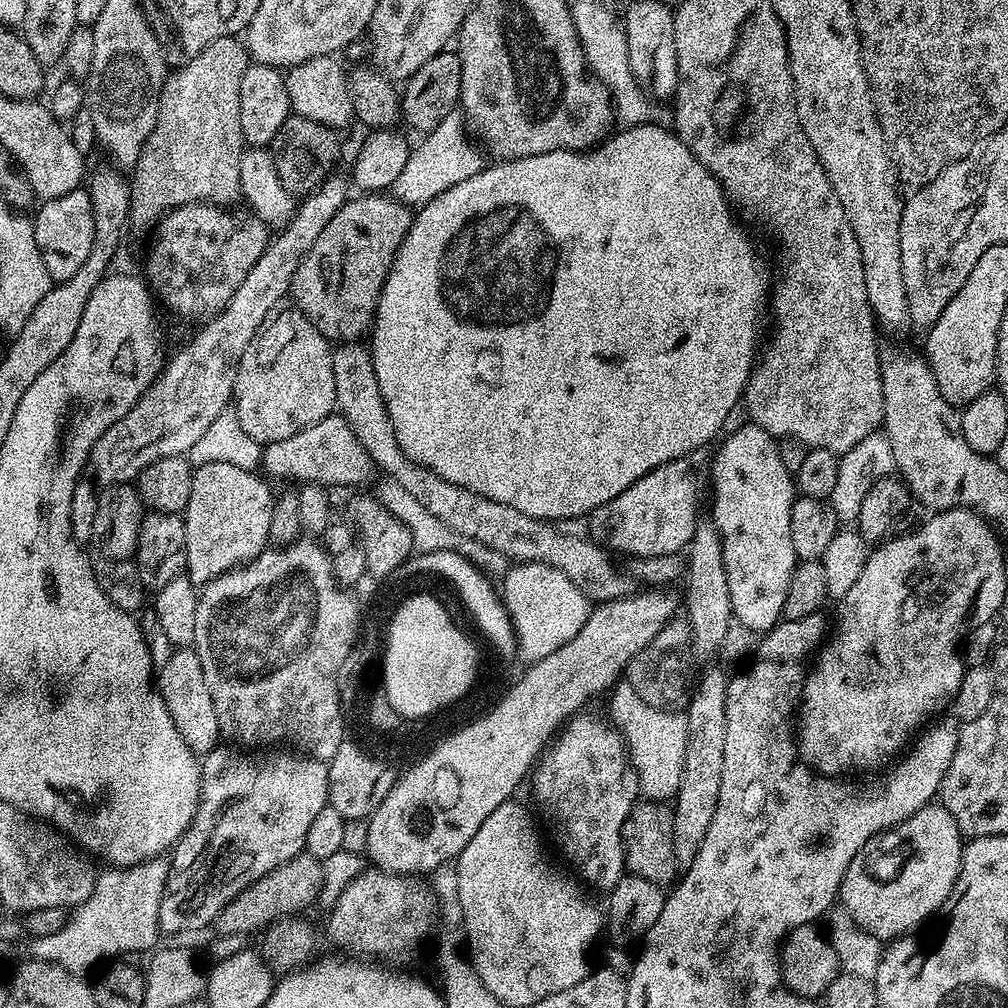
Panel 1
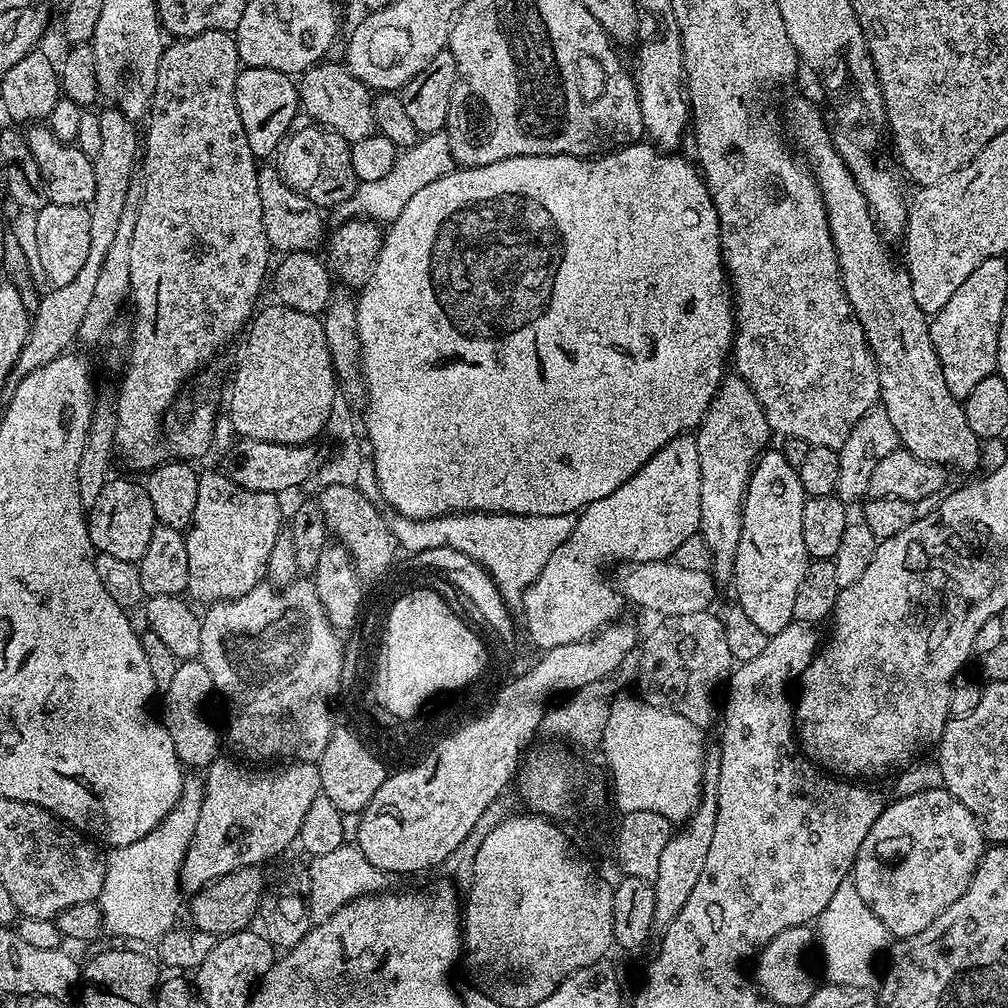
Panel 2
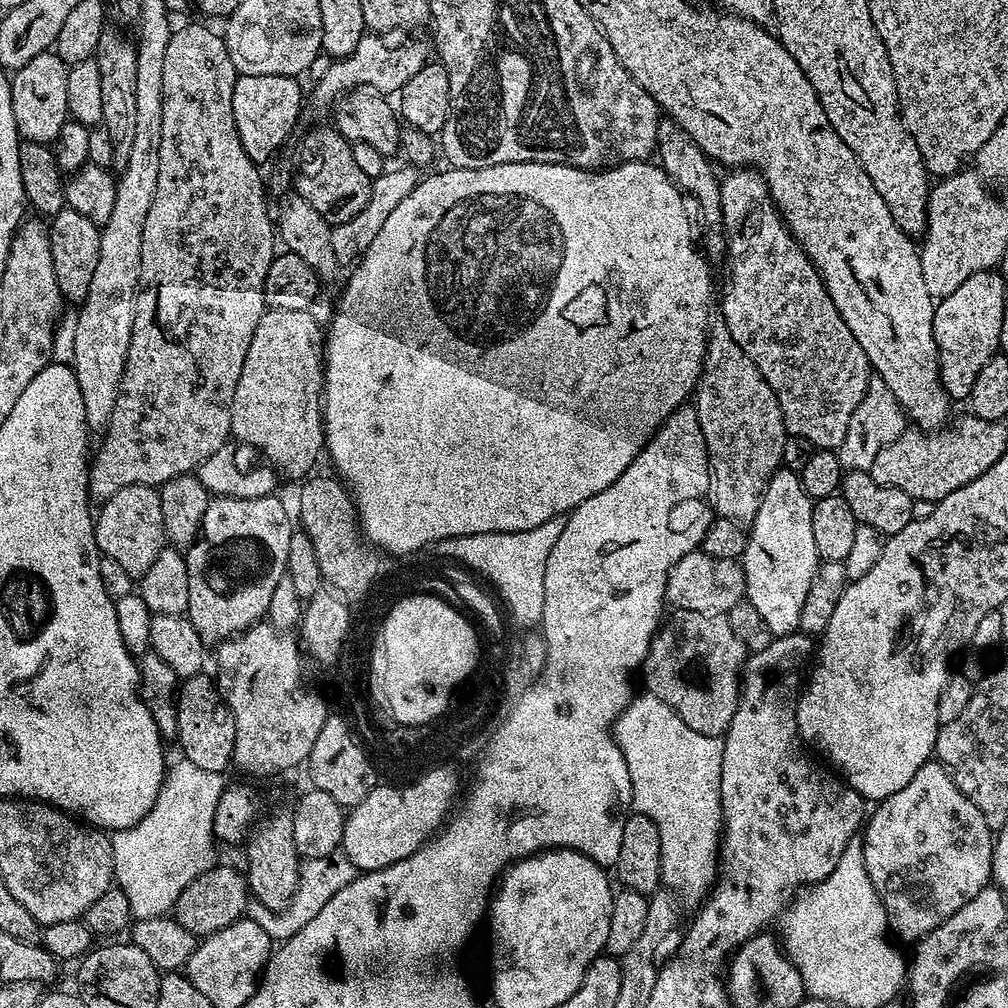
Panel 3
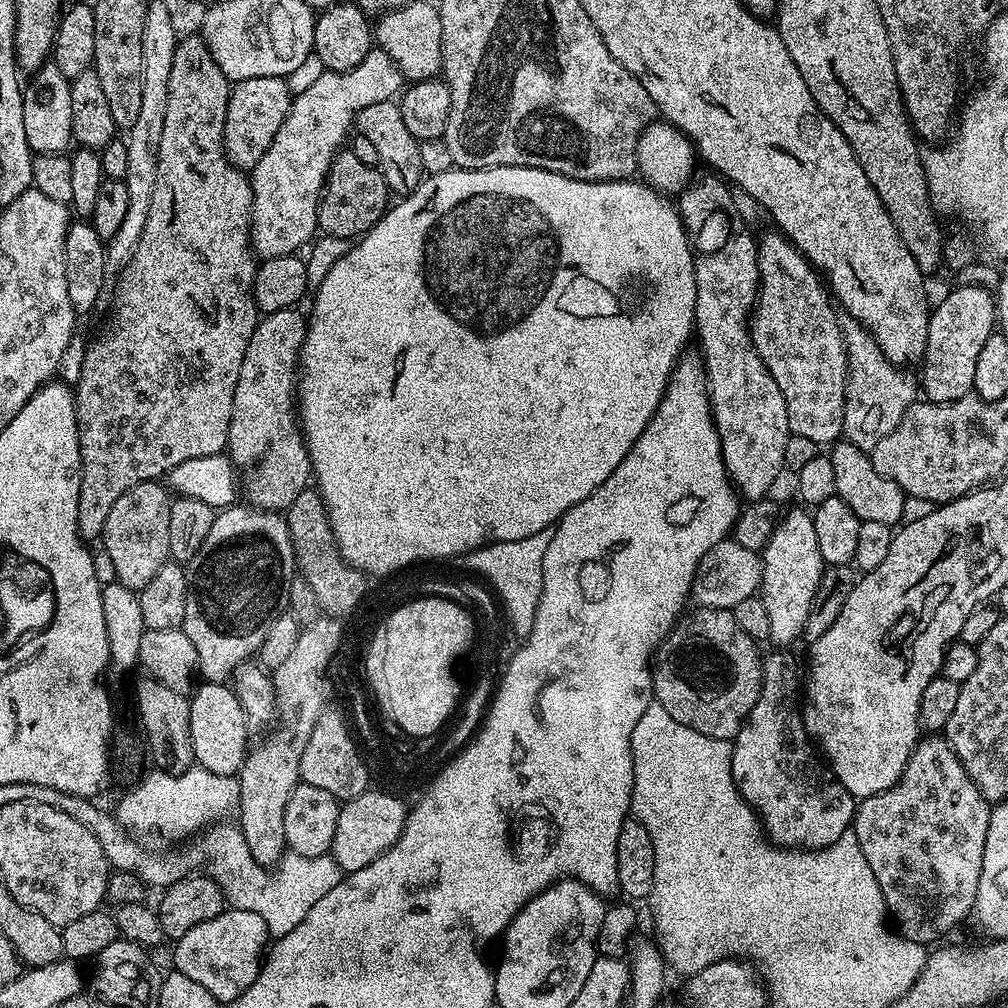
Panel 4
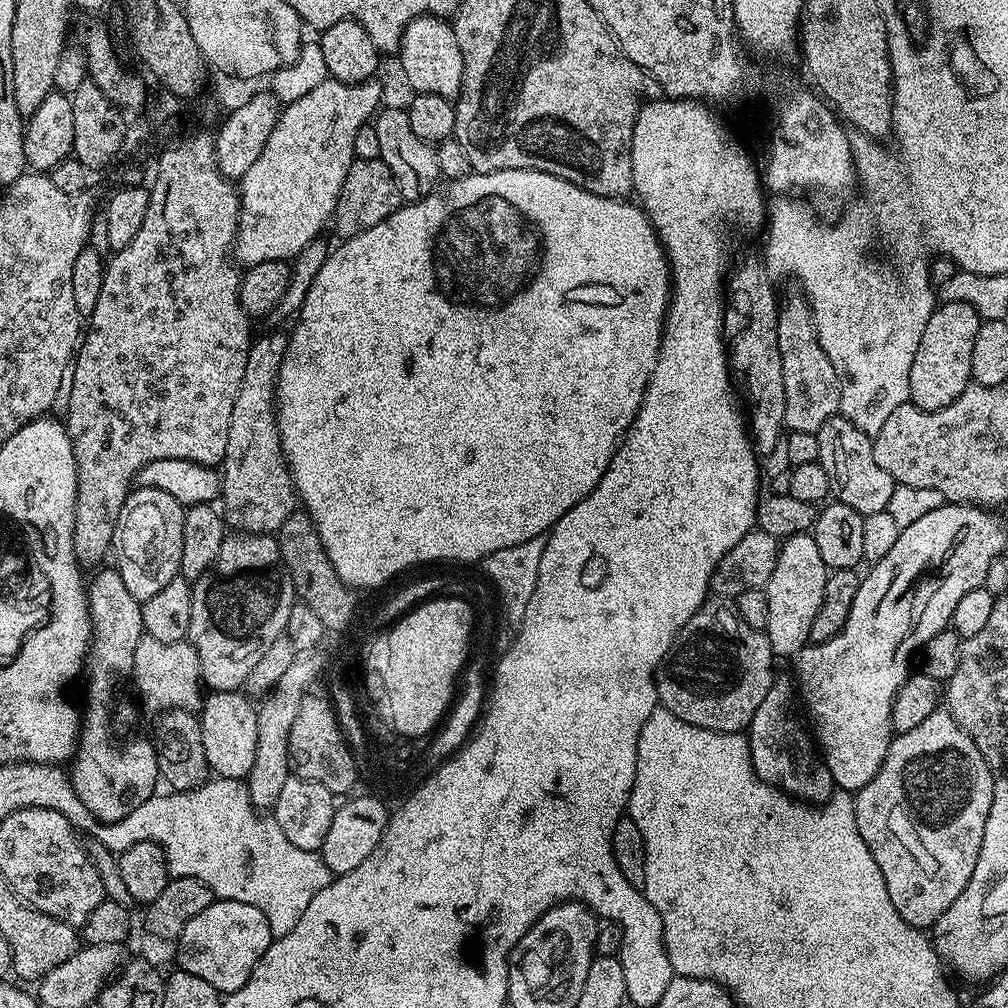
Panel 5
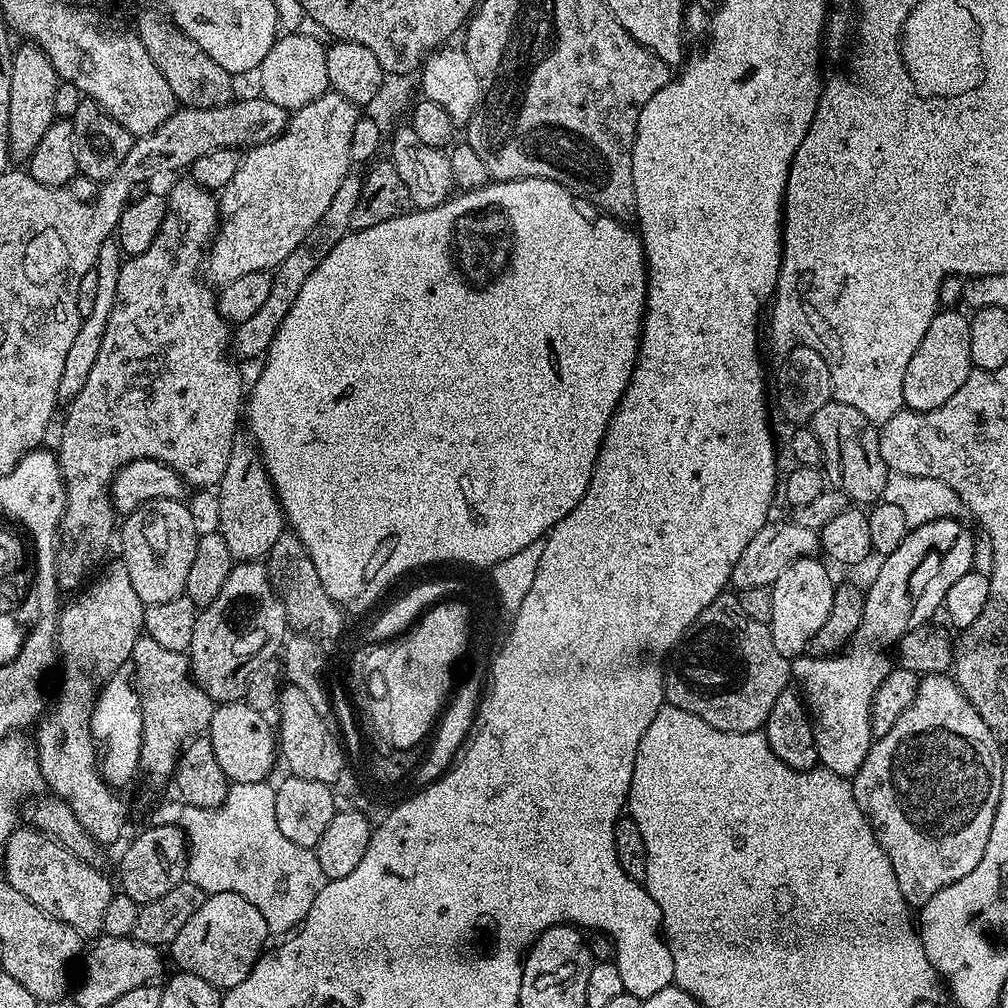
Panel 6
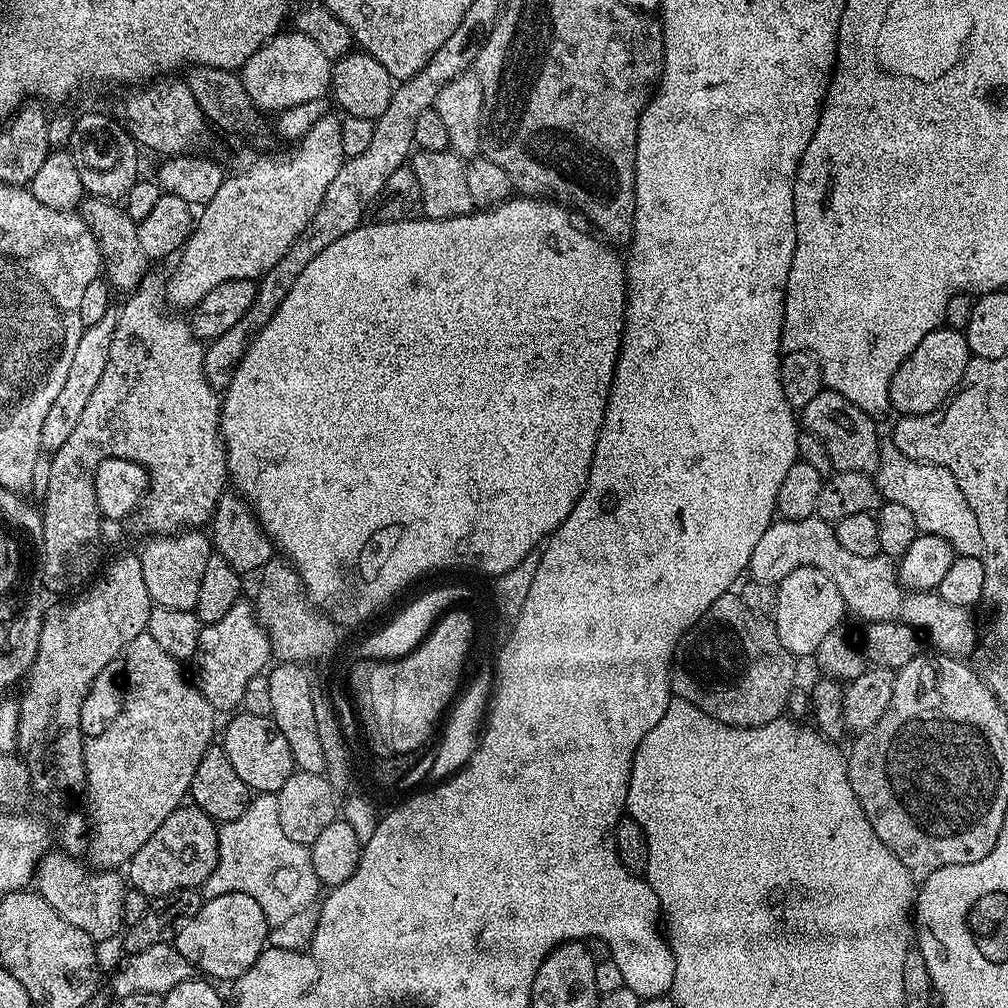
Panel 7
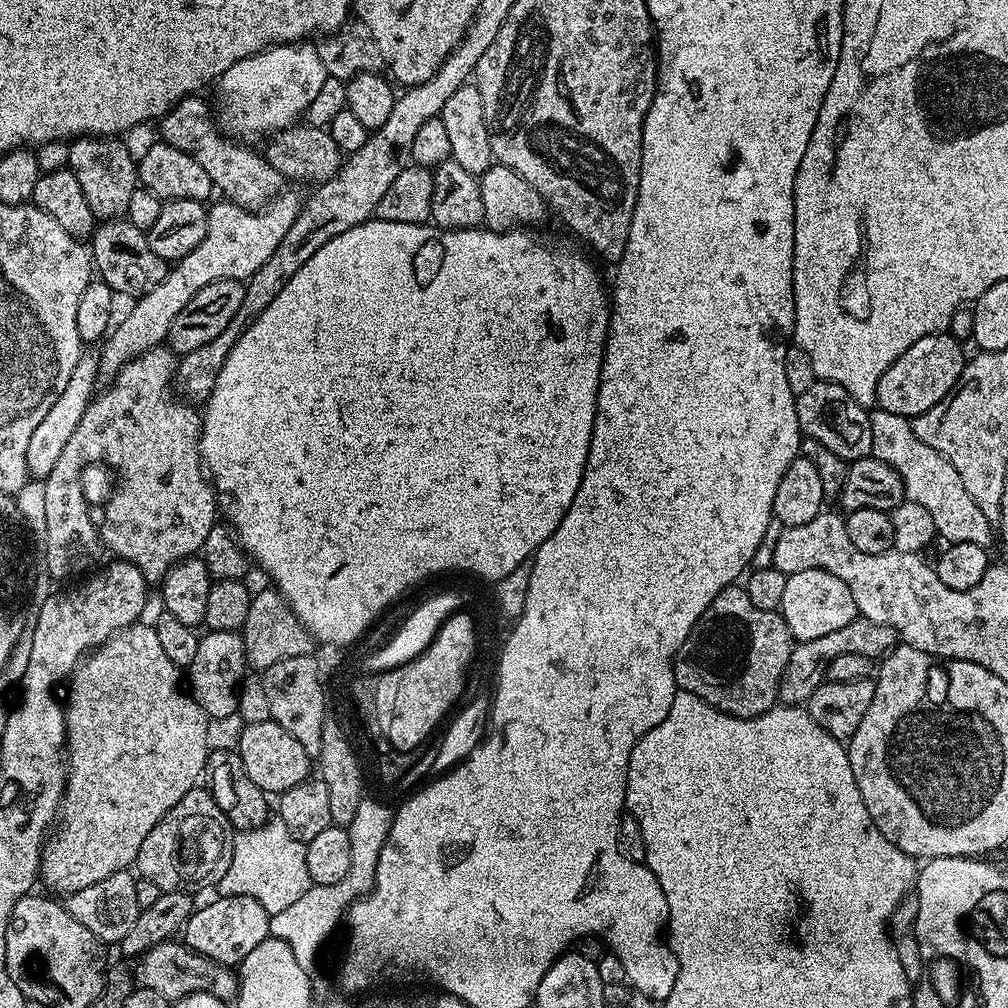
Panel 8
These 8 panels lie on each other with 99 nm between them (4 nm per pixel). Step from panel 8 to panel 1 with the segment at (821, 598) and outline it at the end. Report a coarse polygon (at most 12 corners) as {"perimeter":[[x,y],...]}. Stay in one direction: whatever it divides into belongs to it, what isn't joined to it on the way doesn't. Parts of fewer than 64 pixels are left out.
{"perimeter":[[777,437],[719,441],[710,519],[735,623],[766,634],[798,563]]}

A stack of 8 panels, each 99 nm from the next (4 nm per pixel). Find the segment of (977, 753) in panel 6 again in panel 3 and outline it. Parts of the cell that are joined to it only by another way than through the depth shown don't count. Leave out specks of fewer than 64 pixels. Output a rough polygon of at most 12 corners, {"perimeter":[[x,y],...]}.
{"perimeter":[[939,762],[862,828],[889,929],[919,942],[992,880],[994,830]]}

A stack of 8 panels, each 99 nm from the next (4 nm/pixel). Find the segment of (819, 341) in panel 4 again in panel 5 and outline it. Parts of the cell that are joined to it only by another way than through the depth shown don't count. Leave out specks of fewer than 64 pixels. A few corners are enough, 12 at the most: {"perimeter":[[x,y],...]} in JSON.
{"perimeter":[[803,295],[776,314],[784,426],[840,411],[838,374]]}

